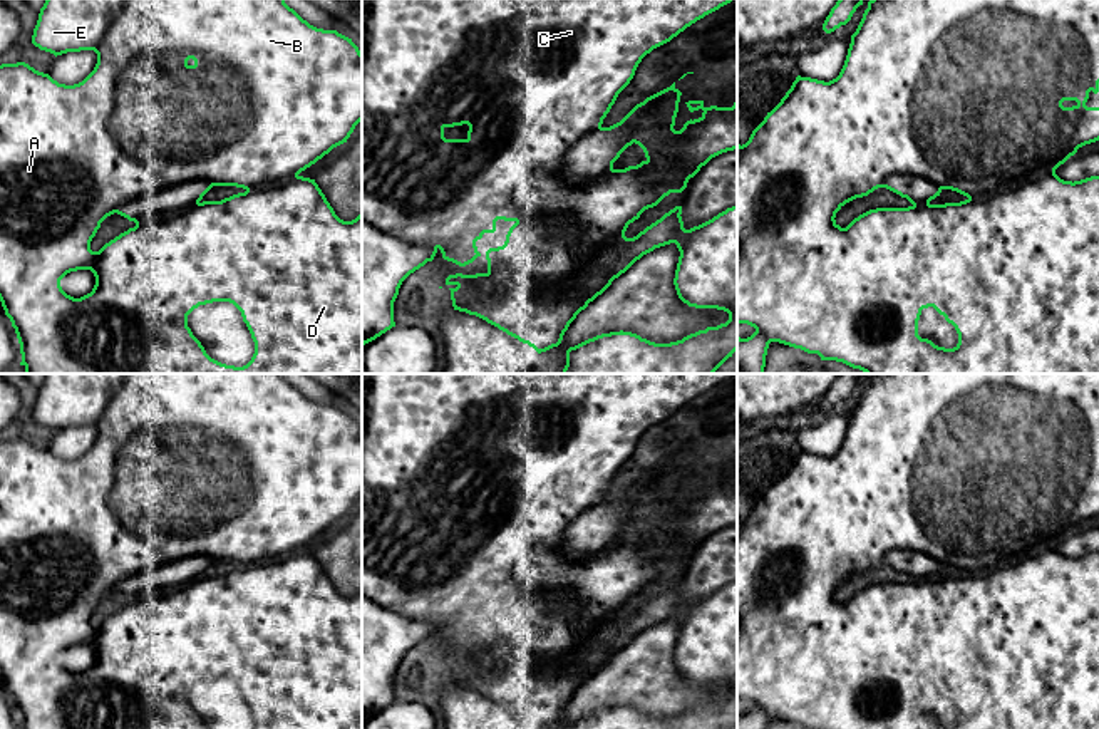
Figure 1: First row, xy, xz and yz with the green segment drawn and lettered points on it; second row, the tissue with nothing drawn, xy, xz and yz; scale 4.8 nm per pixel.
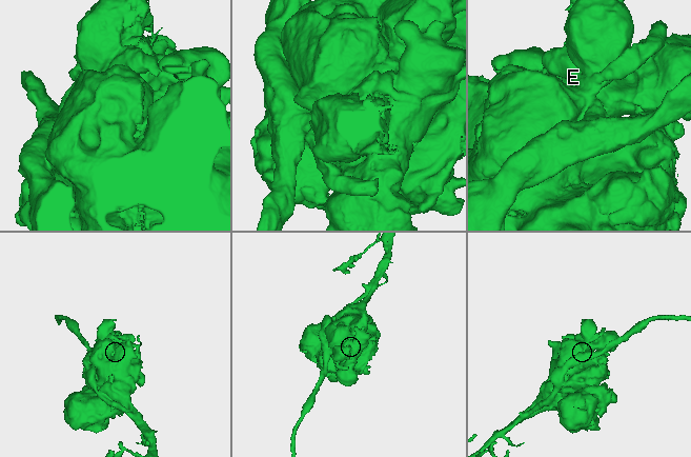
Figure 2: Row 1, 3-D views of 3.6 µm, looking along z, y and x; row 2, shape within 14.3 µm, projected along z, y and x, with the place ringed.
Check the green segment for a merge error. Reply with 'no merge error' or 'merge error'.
merge error

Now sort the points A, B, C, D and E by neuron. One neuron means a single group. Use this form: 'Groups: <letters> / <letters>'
Groups: A B C D / E

